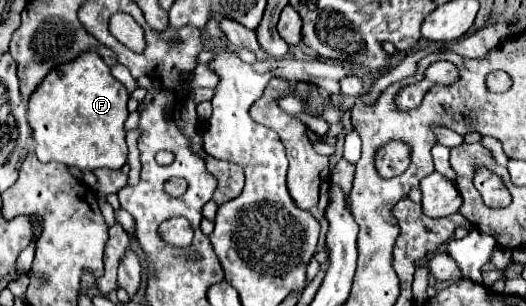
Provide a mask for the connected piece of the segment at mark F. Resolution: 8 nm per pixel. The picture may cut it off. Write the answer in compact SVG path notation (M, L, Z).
M85 51L73 61L67 61L53 71L47 73L43 83L31 93L27 103L27 121L33 129L35 141L35 155L39 161L57 161L63 165L79 167L81 171L91 171L99 167L107 169L121 169L127 161L127 143L125 143L125 129L123 123L127 119L127 89L111 75L109 67L103 63L99 53Z

